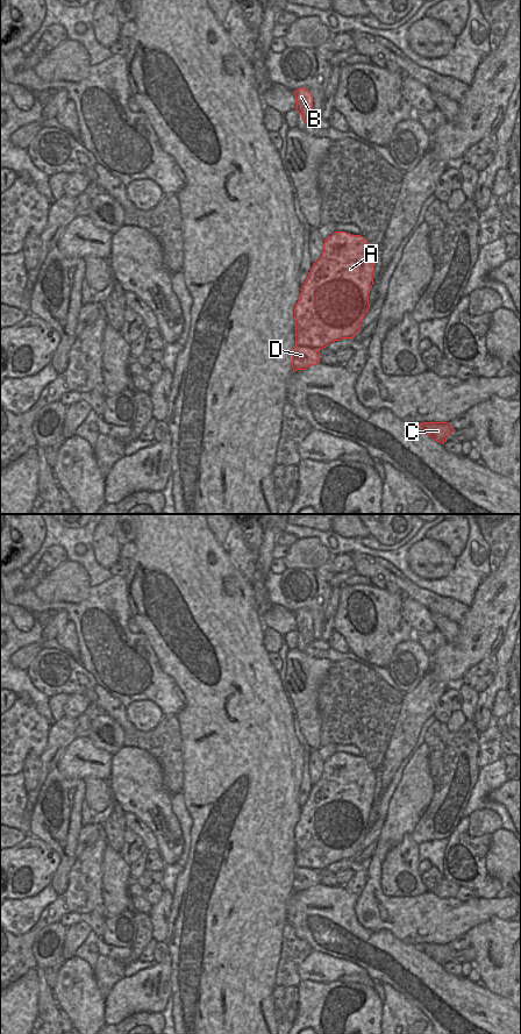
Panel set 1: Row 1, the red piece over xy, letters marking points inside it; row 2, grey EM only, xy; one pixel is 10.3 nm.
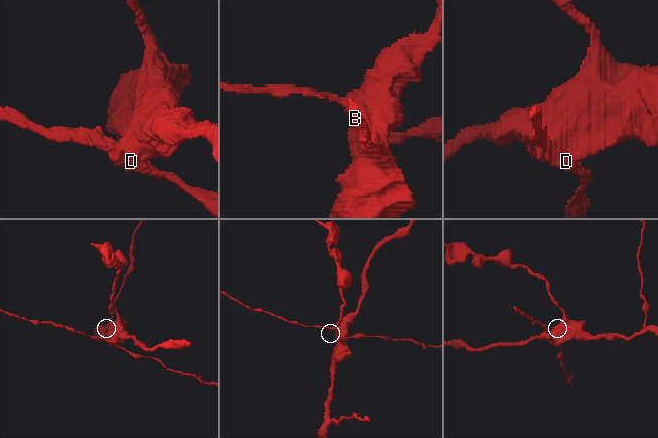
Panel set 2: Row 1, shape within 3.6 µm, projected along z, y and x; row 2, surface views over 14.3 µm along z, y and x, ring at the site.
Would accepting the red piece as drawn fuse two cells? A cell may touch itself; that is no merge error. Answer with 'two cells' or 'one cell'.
two cells

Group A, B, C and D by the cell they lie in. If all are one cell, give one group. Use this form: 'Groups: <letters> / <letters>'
Groups: A B / C D.

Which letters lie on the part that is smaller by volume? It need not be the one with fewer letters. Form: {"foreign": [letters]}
{"foreign": ["C", "D"]}

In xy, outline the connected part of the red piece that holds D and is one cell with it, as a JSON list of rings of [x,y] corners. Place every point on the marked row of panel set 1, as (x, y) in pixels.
[[[295,344],[292,351],[292,368],[294,371],[306,370],[307,368],[317,363],[320,363],[319,350]]]

